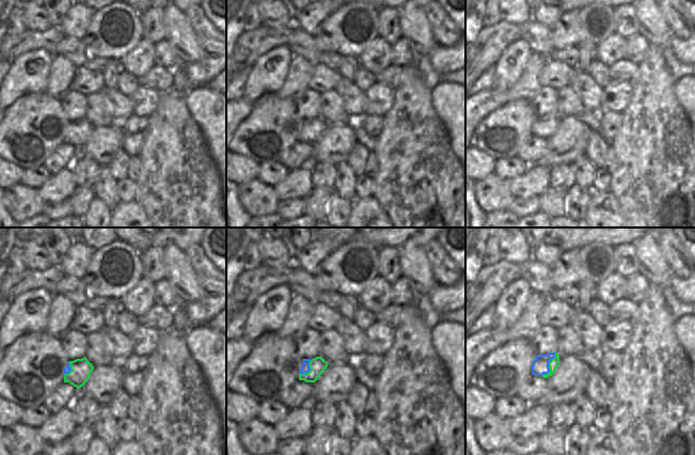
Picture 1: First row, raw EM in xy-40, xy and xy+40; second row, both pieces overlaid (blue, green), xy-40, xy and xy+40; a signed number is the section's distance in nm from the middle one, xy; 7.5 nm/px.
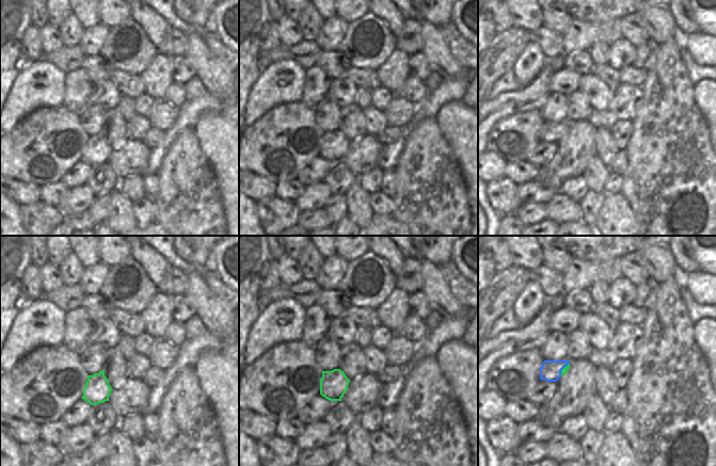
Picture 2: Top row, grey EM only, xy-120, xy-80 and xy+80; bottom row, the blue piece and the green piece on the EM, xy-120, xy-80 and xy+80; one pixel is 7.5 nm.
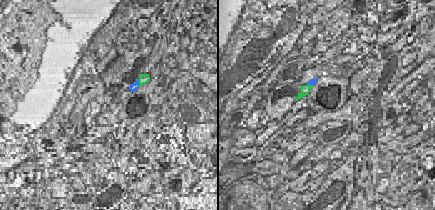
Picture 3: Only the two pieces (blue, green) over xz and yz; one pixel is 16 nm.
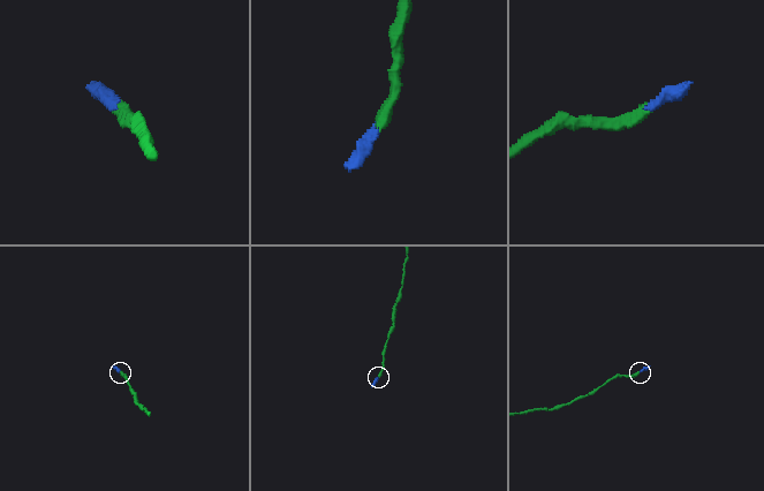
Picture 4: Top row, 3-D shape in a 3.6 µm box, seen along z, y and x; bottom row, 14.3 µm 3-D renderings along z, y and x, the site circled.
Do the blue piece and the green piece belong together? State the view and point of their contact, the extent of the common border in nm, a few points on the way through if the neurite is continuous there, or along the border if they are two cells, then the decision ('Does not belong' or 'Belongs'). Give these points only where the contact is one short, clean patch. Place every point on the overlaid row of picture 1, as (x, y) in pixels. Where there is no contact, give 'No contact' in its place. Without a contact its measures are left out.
Touches blue at xy+40 (548, 365). Shared border 200 nm. Boundary: xy+40 (555, 352), (555, 356), (549, 362), (549, 371), (541, 375). Does not belong.

